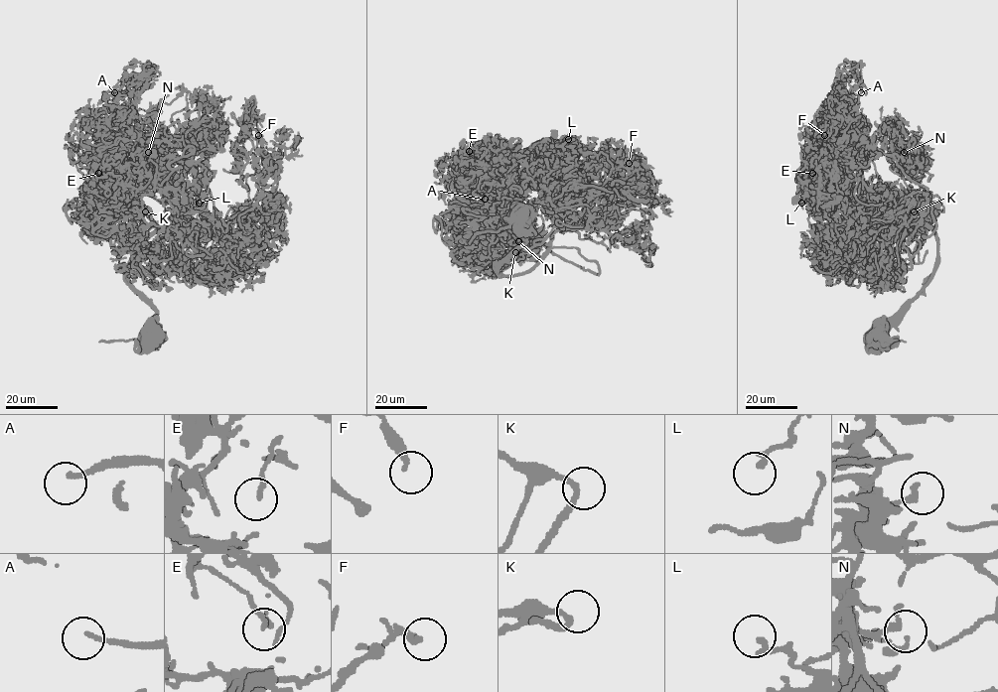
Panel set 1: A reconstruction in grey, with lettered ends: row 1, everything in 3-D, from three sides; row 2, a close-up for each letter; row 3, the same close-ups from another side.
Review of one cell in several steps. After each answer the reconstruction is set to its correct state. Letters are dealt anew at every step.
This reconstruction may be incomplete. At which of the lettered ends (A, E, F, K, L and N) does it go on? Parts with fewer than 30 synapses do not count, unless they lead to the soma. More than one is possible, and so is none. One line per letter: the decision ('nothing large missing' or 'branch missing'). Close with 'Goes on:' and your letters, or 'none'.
A: nothing large missing
E: nothing large missing
F: nothing large missing
K: nothing large missing
L: nothing large missing
N: nothing large missing
Goes on: none

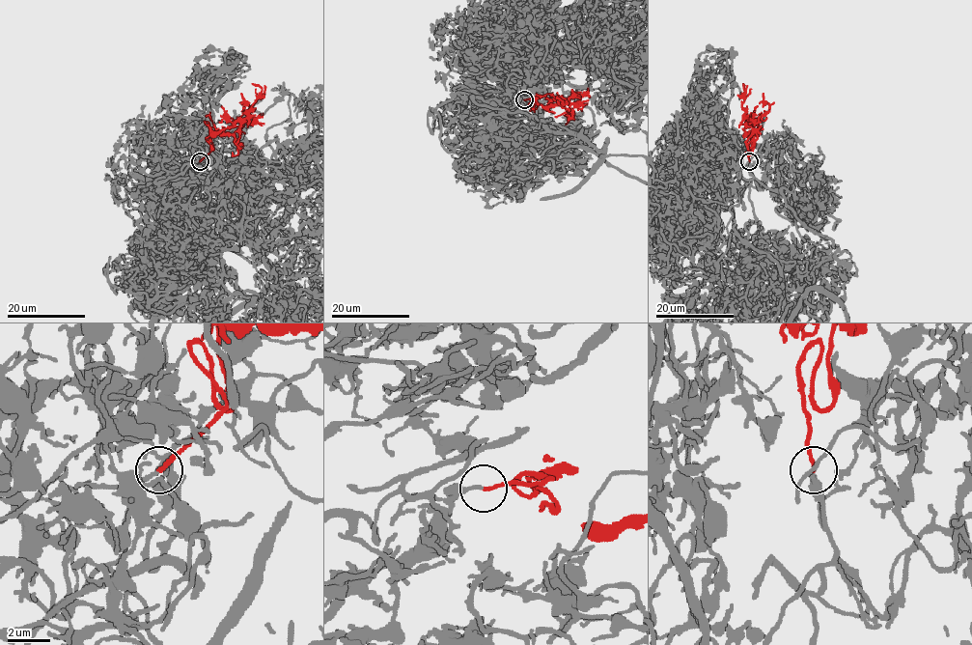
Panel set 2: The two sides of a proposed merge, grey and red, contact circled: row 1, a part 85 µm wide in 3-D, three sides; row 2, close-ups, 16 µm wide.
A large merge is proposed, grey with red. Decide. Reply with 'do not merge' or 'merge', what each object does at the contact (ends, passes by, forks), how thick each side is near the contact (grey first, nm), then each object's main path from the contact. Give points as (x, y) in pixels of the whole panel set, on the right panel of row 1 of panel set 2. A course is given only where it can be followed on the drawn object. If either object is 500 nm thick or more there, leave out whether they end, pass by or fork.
merge; grey ends there; red ends there; 160 nm thick on the grey side, 180 nm on the other; grey runs (749, 162), (747, 240), (779, 267), (783, 305), (796, 311), (823, 290), (847, 321); red runs (749, 160), (750, 137), (743, 129), (748, 122), (747, 112), (742, 107), (743, 83)

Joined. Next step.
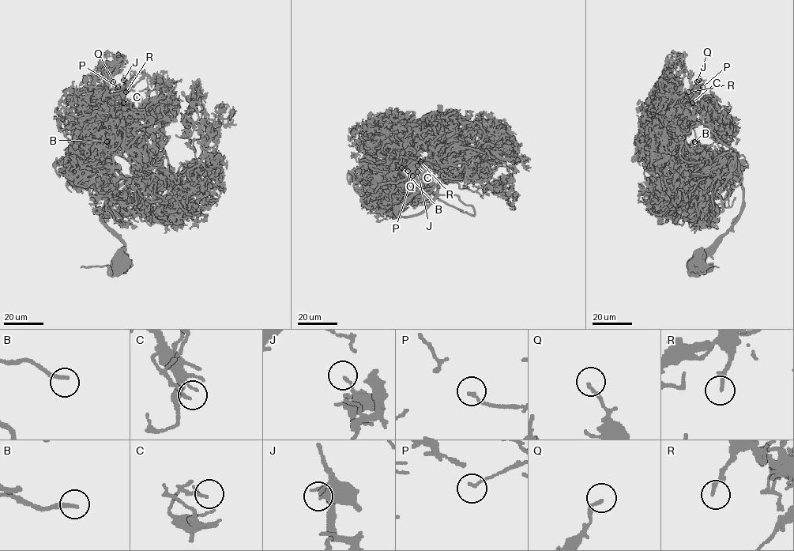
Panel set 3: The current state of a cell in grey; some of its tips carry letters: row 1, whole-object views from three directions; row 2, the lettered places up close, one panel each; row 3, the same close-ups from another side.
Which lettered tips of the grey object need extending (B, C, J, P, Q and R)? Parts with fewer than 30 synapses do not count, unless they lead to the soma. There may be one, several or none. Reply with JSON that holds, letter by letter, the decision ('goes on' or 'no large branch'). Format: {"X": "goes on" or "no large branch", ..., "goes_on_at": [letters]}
{"B": "goes on", "C": "no large branch", "J": "no large branch", "P": "no large branch", "Q": "no large branch", "R": "no large branch", "goes_on_at": ["B"]}

